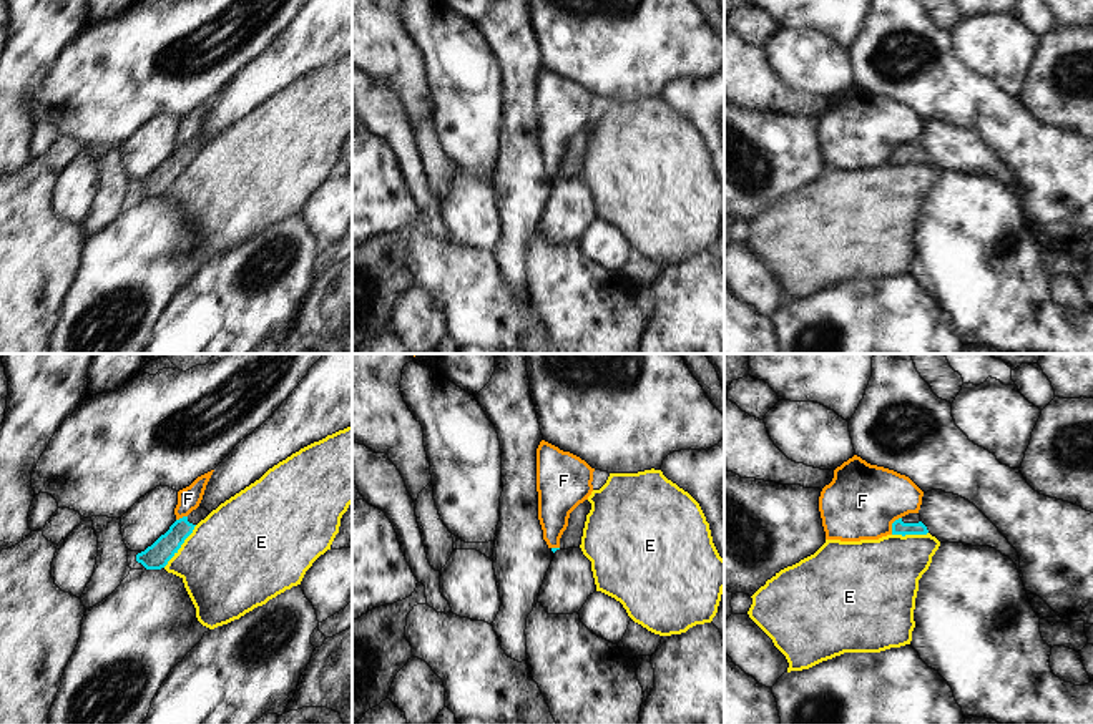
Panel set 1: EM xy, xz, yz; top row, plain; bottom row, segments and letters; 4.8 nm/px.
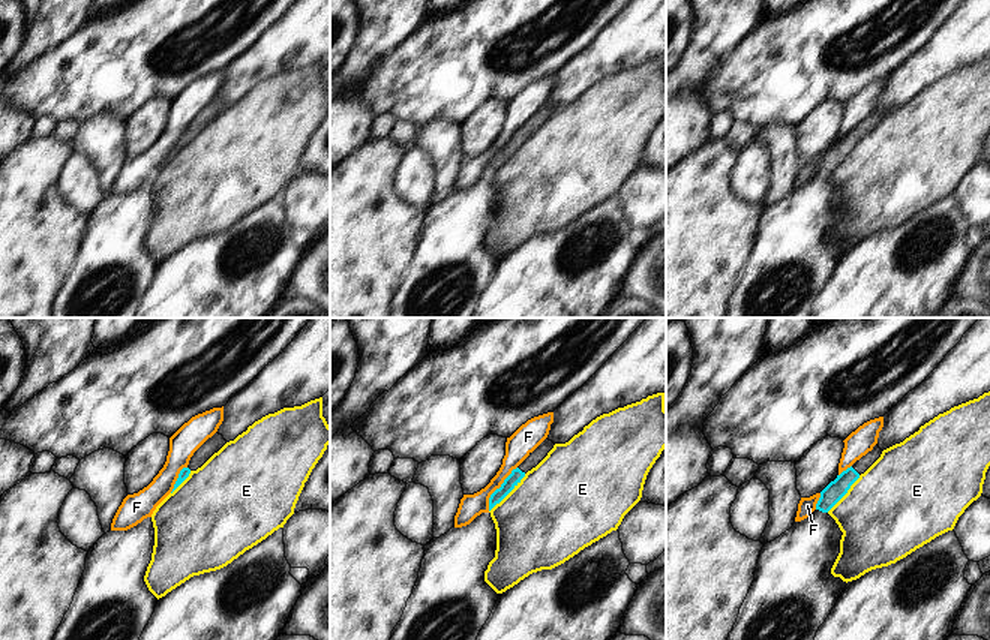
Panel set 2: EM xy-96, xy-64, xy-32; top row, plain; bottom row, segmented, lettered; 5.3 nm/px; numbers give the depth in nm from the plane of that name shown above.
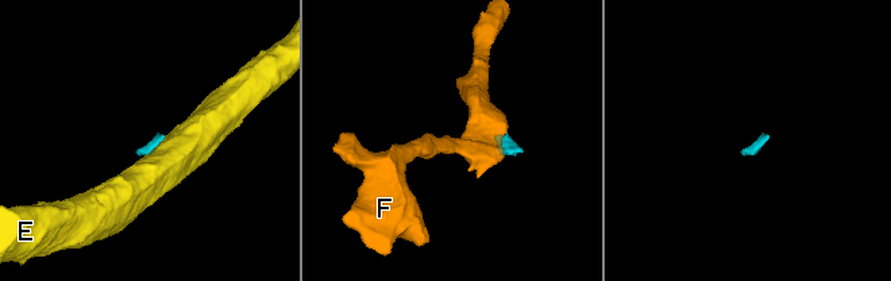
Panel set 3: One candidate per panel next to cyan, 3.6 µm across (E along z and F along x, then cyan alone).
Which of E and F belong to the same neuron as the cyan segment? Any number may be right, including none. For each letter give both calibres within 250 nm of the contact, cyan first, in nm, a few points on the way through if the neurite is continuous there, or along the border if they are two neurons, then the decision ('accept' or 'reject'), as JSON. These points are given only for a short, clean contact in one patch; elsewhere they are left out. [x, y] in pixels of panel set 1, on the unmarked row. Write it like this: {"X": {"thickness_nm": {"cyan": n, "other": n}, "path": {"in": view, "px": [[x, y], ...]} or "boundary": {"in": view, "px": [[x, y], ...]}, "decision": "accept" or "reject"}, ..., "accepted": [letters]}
{"E": {"thickness_nm": {"cyan": 120, "other": 460}, "boundary": {"in": "xy", "px": [[196, 153], [163, 195]]}, "decision": "reject"}, "F": {"thickness_nm": {"cyan": 70, "other": 360}, "boundary": {"in": "yz", "px": [[901, 145], [892, 151], [891, 161]]}, "decision": "reject"}, "accepted": []}

